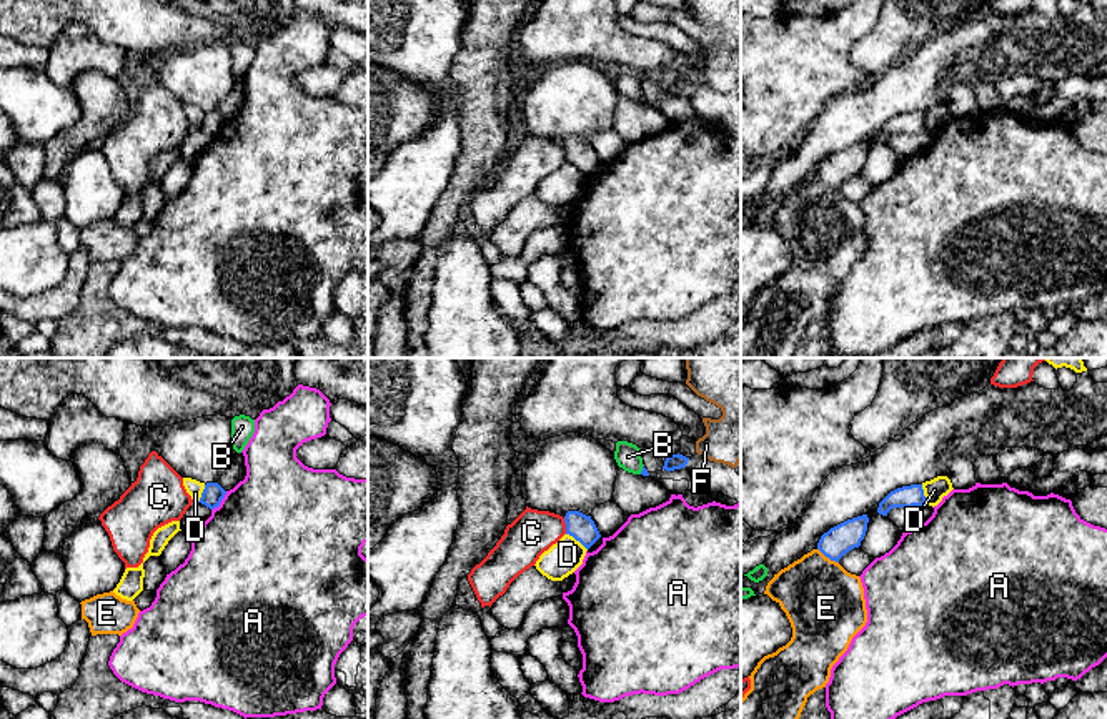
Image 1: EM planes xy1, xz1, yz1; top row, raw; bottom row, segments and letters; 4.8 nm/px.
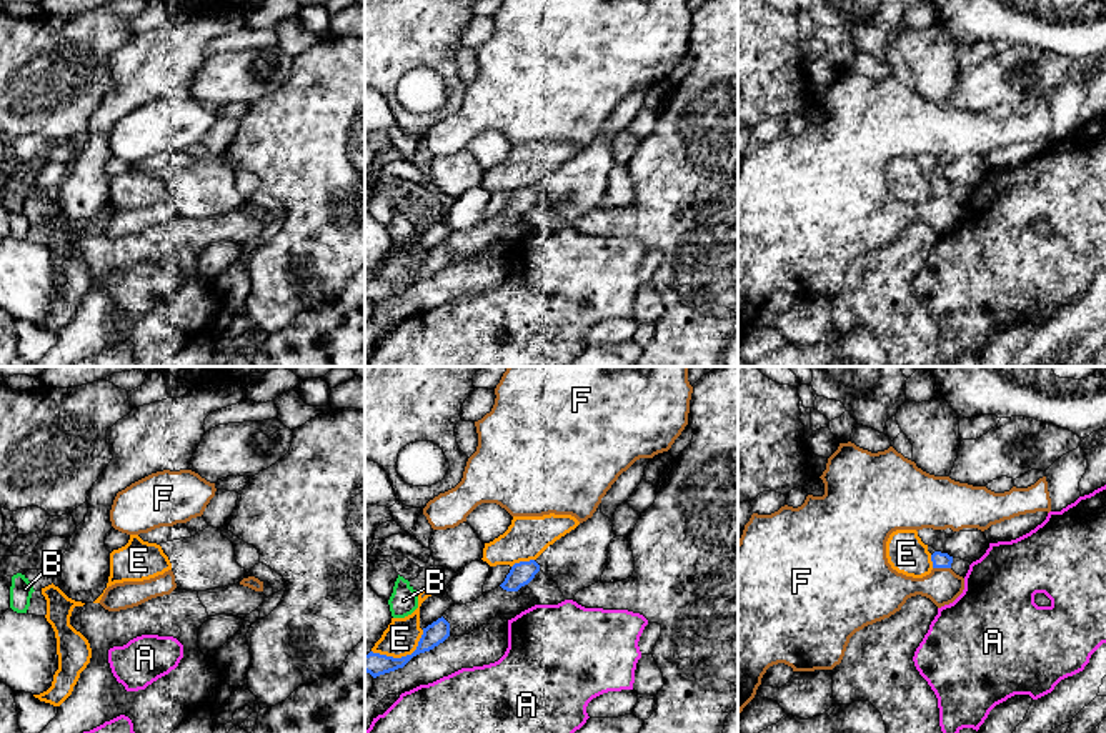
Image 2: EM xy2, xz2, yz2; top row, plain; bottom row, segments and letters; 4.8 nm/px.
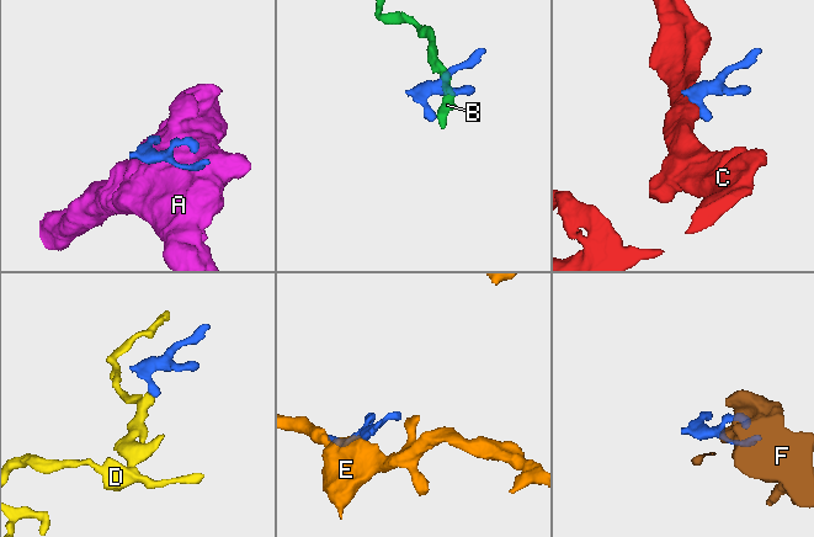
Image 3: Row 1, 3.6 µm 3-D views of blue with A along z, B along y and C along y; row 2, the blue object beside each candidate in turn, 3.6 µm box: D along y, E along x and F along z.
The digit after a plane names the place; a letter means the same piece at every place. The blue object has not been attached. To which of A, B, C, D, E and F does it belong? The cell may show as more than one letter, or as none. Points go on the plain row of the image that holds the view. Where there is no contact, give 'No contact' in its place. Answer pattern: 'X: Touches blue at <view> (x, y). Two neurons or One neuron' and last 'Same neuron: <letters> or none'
A: Touches blue at xy1 (220, 128). Two neurons
B: Touches blue at xz1 (643, 97). Two neurons
C: Touches blue at xz1 (566, 153). Two neurons
D: Touches blue at xz1 (576, 167). Two neurons
E: Touches blue at xz2 (402, 284). Two neurons
F: Touches blue at yz2 (941, 194). Two neurons
Same neuron: none

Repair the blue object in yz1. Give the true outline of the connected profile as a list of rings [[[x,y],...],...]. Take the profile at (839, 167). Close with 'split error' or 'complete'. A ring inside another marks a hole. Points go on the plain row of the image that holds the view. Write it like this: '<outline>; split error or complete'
[[[862,141],[831,155],[821,163],[817,176],[831,188],[839,190],[846,180],[861,173],[867,158],[867,150],[867,141]]]; complete

